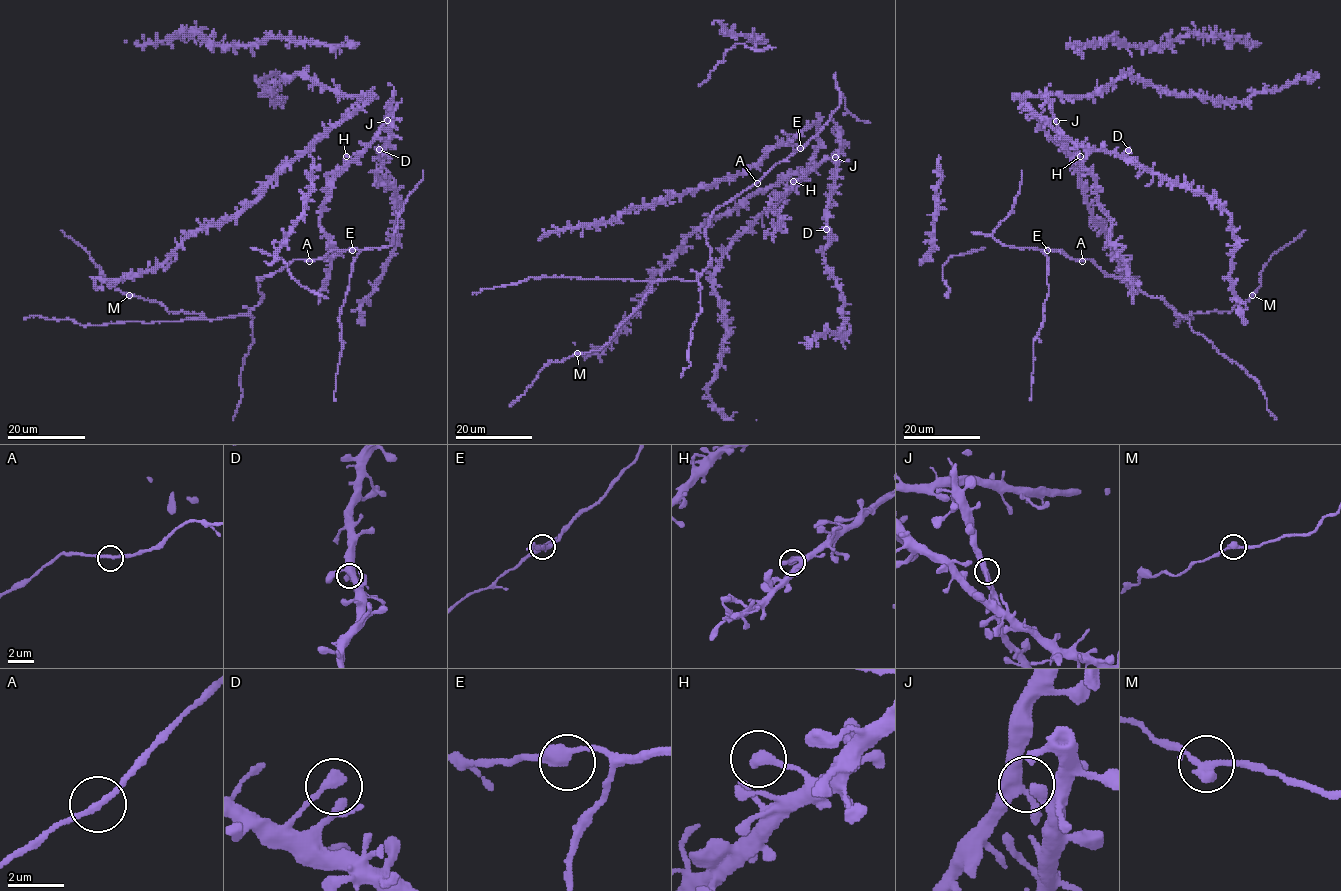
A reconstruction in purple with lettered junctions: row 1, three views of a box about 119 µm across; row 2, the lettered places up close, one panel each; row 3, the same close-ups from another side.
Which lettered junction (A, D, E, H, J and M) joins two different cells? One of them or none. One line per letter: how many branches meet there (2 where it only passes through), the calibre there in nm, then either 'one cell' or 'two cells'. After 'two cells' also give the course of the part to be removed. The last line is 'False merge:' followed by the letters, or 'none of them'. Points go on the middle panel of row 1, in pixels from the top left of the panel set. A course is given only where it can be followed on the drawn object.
A: 2 branches meet; 220 nm thick; one cell
D: 1 branches meet; 440 nm thick; one cell
E: 2 branches meet; 380 nm thick; one cell
H: 1 branches meet; 440 nm thick; one cell
J: 3 branches meet; 360 nm thick; one cell
M: 2 branches meet; 320 nm thick; one cell
False merge: none of them

